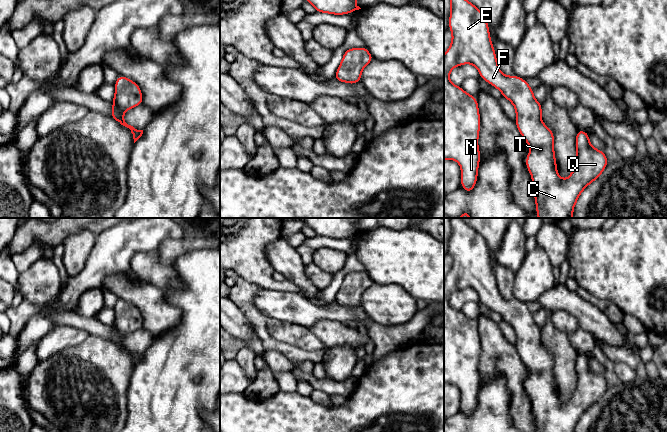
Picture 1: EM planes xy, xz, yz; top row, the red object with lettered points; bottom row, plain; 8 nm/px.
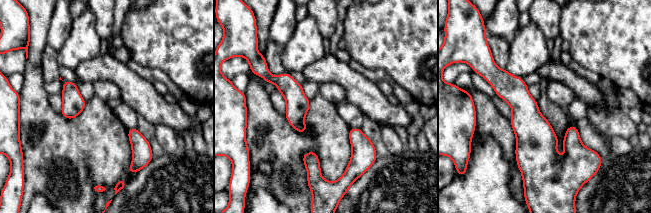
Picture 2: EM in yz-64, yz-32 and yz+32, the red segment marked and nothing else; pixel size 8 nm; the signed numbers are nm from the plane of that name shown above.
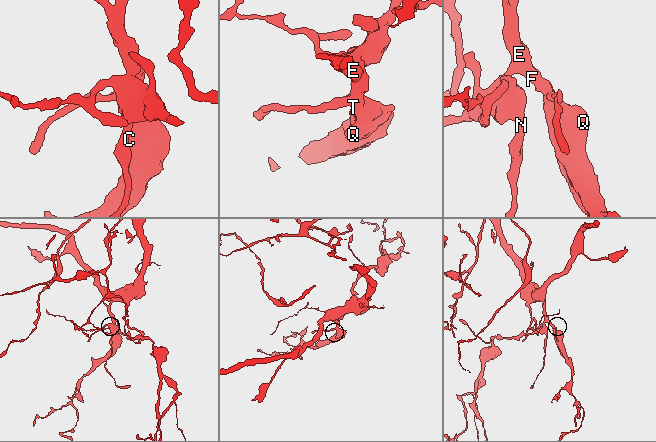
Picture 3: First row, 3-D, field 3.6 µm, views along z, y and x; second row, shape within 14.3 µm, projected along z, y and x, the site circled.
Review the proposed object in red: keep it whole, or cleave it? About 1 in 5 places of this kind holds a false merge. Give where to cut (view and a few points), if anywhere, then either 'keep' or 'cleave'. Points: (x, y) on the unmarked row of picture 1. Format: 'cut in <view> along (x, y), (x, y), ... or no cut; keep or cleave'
no cut; keep

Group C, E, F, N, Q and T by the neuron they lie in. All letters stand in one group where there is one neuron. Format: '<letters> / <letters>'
C E F N Q T

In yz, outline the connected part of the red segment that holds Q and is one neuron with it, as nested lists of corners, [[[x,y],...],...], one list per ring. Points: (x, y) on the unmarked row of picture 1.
[[[451,218],[450,227],[449,253],[452,257],[452,266],[444,279],[444,384],[451,383],[459,387],[461,410],[465,416],[471,416],[477,406],[480,386],[478,326],[475,320],[467,318],[460,310],[453,309],[449,303],[449,298],[454,291],[469,287],[478,293],[480,302],[499,313],[502,321],[507,322],[515,331],[517,352],[531,371],[531,375],[526,380],[526,391],[532,401],[536,432],[574,432],[582,415],[606,392],[608,388],[606,378],[590,368],[586,355],[578,354],[575,365],[577,378],[575,391],[567,403],[561,403],[555,384],[554,358],[542,346],[542,330],[534,321],[533,313],[525,303],[516,299],[505,300],[500,295],[483,236],[460,218]]]

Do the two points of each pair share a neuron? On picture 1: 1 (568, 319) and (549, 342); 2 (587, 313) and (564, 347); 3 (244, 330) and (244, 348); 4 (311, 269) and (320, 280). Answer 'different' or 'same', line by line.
1: different
2: different
3: different
4: same

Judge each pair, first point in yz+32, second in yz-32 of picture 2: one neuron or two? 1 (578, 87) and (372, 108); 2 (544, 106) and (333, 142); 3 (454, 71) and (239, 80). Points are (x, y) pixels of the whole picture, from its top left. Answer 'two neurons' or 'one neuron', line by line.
1: one neuron
2: one neuron
3: two neurons

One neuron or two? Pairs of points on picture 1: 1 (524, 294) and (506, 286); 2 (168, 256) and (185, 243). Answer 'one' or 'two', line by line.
1: two
2: one

